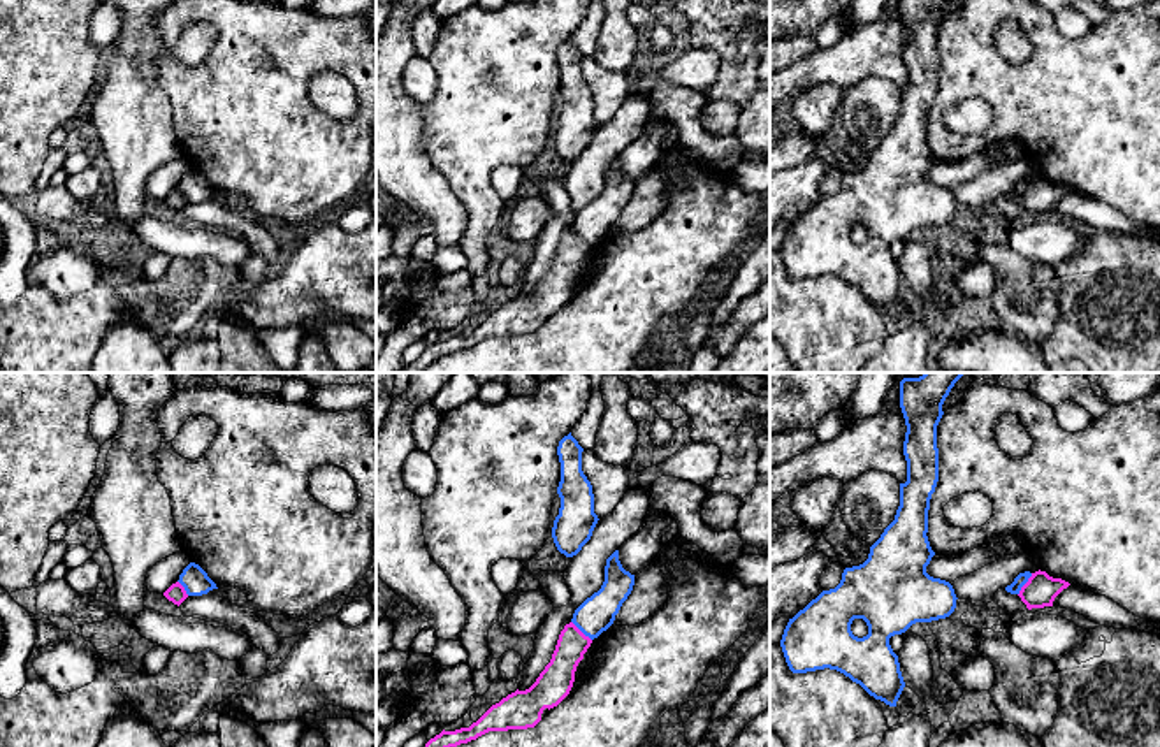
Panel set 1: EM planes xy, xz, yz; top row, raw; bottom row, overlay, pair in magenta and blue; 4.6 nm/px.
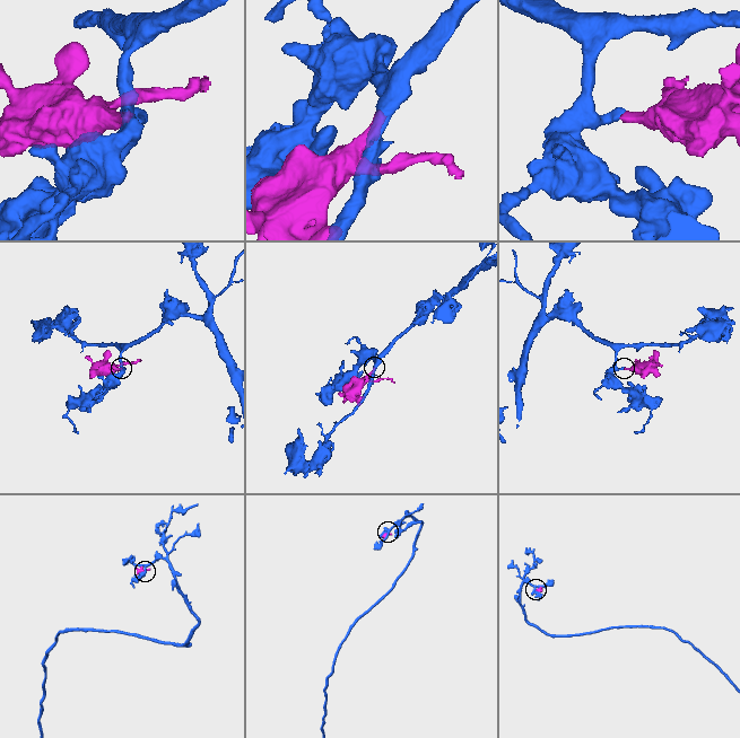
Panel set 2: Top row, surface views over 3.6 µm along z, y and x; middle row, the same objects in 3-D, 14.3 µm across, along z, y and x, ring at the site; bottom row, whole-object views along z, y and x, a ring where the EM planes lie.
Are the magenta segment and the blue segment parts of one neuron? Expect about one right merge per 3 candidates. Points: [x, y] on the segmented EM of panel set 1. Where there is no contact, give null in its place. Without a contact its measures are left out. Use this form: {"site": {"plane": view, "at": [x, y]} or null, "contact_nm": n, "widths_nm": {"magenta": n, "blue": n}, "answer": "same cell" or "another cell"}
{"site": {"plane": "yz", "at": [1025, 584]}, "contact_nm": 120, "widths_nm": {"magenta": 150, "blue": 60}, "answer": "another cell"}

